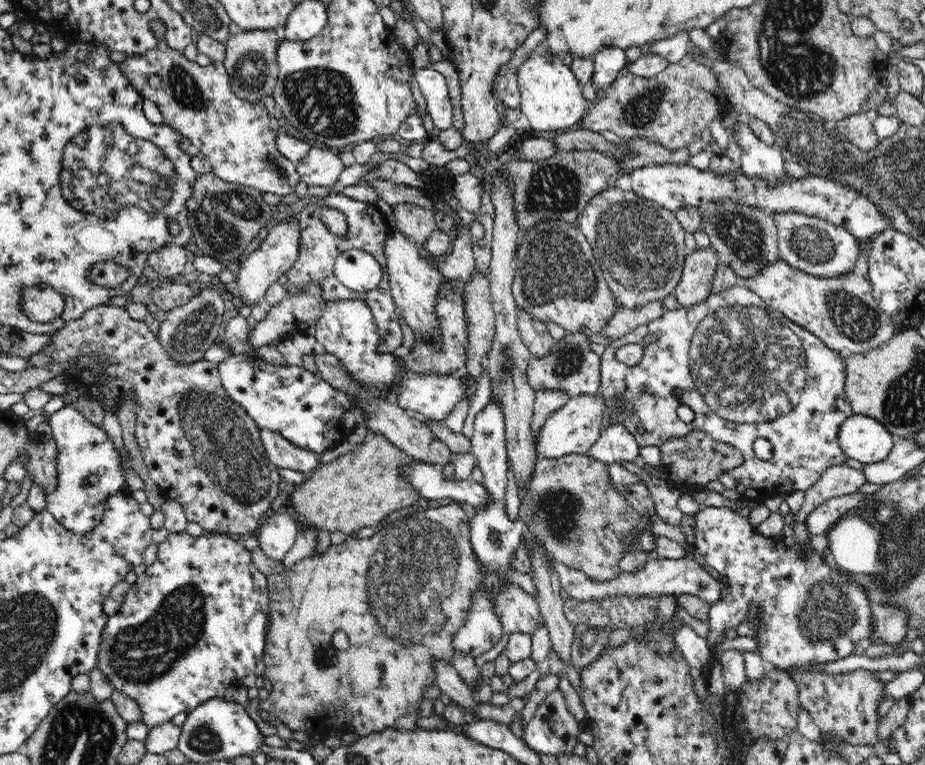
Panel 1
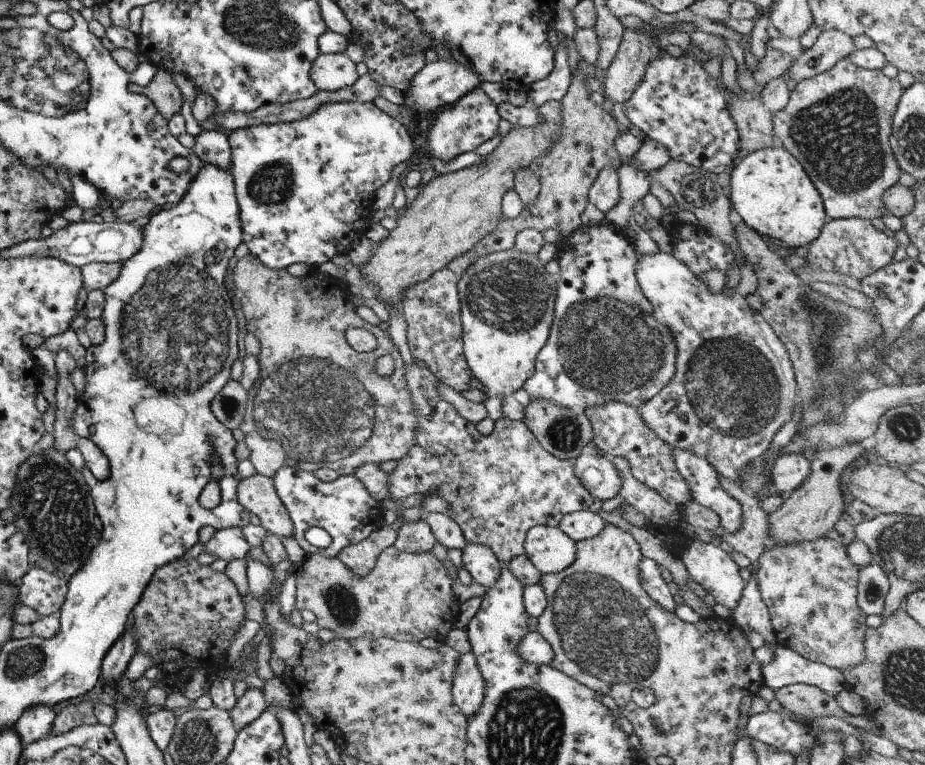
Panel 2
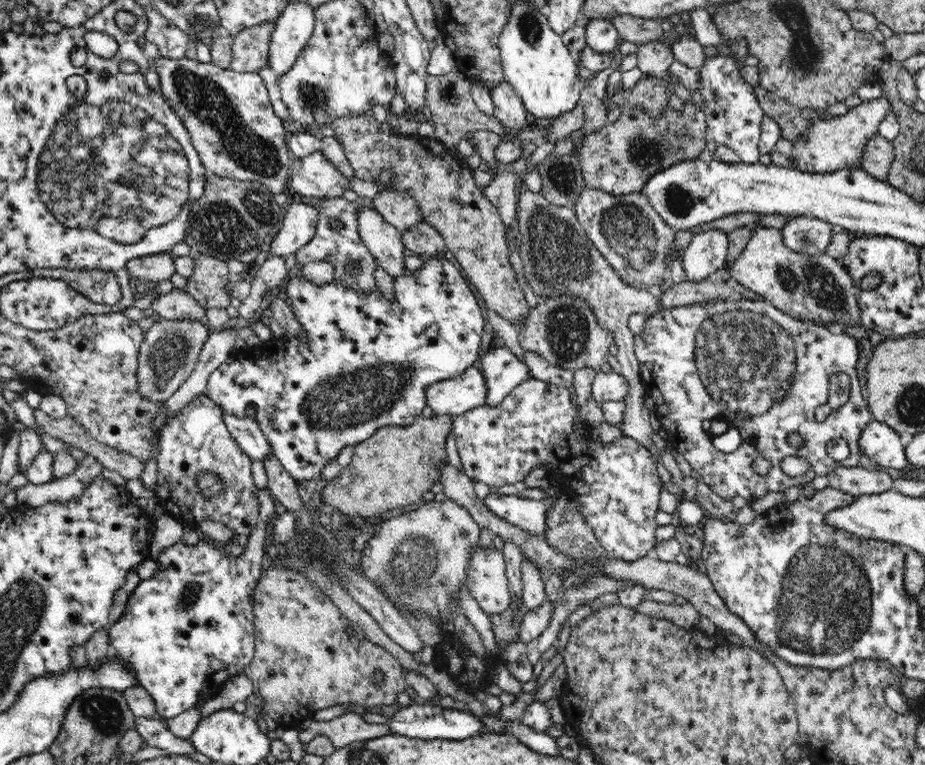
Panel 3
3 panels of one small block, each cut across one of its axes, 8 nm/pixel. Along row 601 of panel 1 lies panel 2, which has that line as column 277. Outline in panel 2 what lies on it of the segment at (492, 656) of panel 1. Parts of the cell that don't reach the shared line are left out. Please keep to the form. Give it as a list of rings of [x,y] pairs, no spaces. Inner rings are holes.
[[[253,474],[249,478],[240,478],[236,492],[237,503],[260,520],[260,525],[277,538],[293,534],[291,520],[279,500],[272,477]]]

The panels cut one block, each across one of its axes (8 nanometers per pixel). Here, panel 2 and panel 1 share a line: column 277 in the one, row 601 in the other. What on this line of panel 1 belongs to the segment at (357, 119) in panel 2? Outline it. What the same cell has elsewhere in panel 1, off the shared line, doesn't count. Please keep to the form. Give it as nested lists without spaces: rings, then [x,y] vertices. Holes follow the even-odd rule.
[[[186,531],[181,533],[169,533],[166,539],[162,543],[158,544],[156,561],[152,565],[147,566],[143,574],[137,576],[136,581],[131,584],[131,587],[126,593],[126,596],[124,597],[122,604],[119,606],[119,609],[107,618],[103,633],[101,634],[102,638],[97,656],[97,668],[100,670],[100,673],[104,674],[104,677],[108,678],[108,683],[112,685],[112,689],[114,689],[114,691],[126,695],[126,697],[132,699],[132,701],[138,707],[140,707],[140,711],[142,711],[141,722],[149,730],[155,726],[164,724],[164,722],[170,721],[173,716],[194,710],[196,706],[200,706],[202,702],[206,702],[206,700],[210,700],[210,698],[224,698],[226,692],[229,691],[231,687],[235,689],[237,686],[239,686],[241,680],[244,679],[245,676],[252,675],[254,673],[254,670],[256,669],[256,662],[258,662],[258,658],[263,656],[265,650],[266,634],[264,633],[264,626],[267,616],[266,613],[269,611],[269,592],[267,589],[267,576],[260,573],[260,570],[256,567],[256,565],[254,565],[254,562],[252,561],[252,551],[253,543],[251,540],[236,538],[225,533],[218,534],[216,532],[207,532],[204,535],[200,535],[199,537],[192,536]]]

